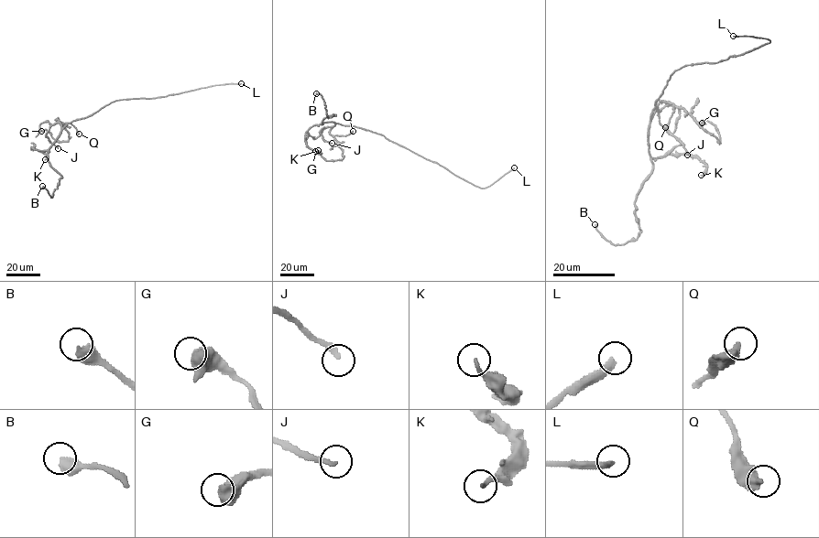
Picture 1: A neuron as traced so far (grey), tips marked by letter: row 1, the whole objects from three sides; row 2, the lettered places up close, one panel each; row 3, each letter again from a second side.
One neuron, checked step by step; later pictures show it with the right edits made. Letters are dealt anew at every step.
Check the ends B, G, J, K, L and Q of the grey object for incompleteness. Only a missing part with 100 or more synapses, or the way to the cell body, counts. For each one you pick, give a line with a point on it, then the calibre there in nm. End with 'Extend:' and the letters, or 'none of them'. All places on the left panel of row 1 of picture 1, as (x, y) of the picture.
L: (241, 83) | 300 nm
Extend: L

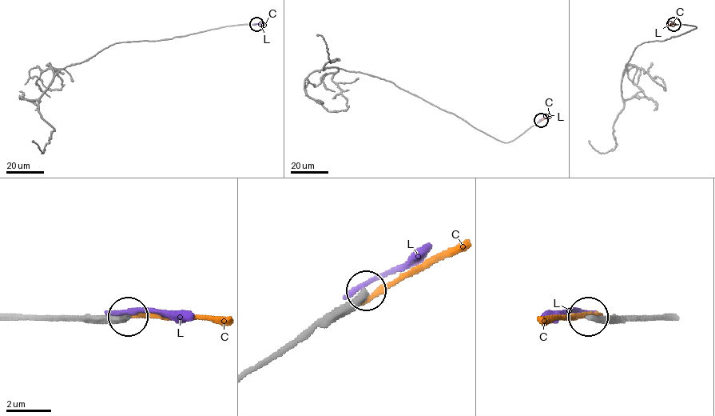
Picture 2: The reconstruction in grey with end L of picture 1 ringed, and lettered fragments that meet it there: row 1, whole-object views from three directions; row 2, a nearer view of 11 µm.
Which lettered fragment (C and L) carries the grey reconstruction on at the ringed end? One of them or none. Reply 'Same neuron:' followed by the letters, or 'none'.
Same neuron: none

